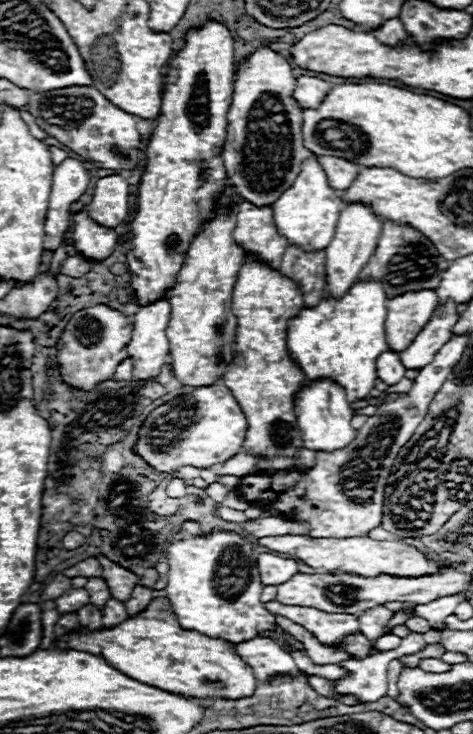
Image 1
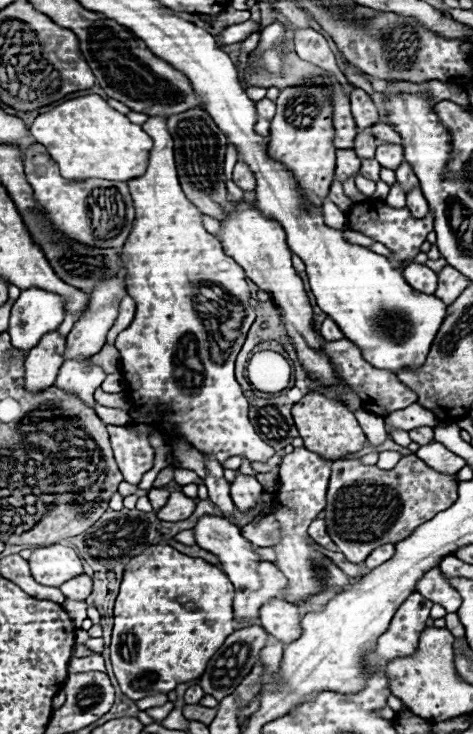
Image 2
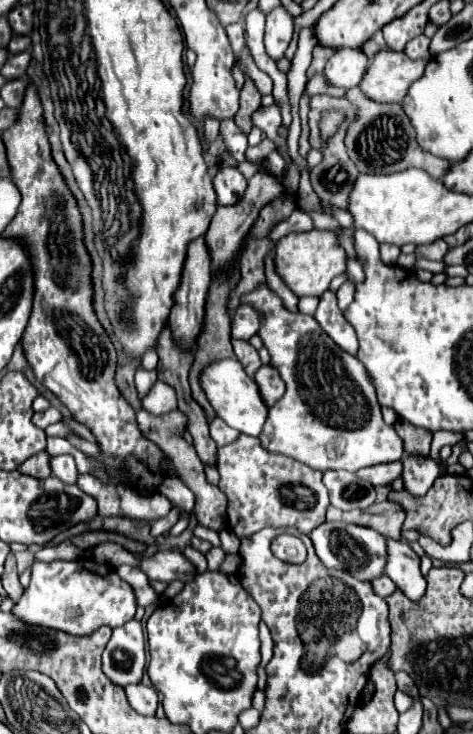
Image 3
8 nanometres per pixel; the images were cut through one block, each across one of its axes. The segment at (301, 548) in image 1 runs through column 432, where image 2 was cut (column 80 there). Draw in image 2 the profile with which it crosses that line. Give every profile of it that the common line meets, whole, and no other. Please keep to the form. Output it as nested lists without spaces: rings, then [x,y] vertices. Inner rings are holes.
[[[62,544],[36,548],[28,562],[34,580],[44,586],[60,586],[66,580],[82,574],[82,562],[76,550]]]

